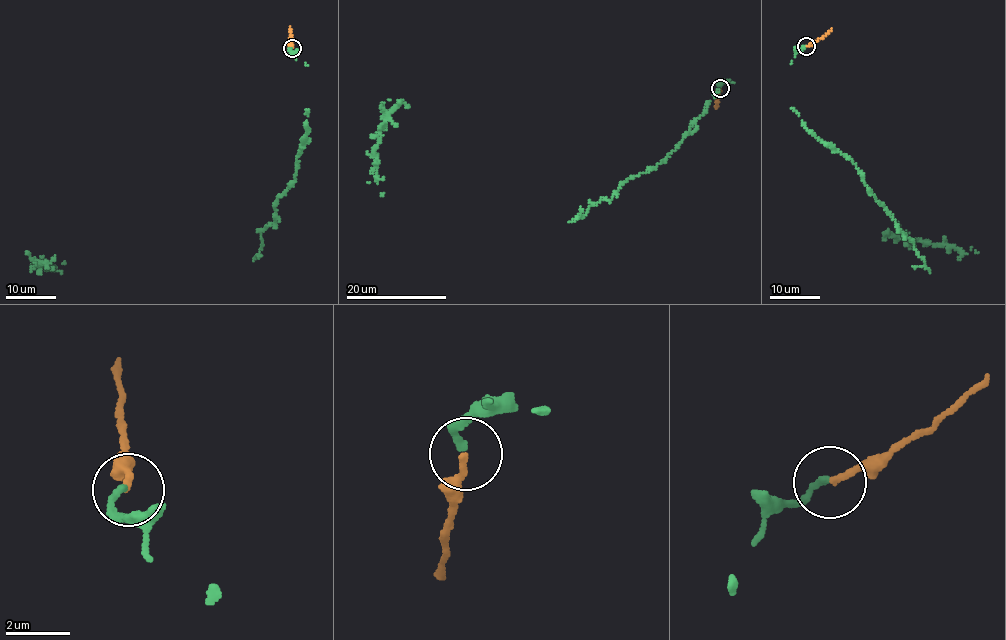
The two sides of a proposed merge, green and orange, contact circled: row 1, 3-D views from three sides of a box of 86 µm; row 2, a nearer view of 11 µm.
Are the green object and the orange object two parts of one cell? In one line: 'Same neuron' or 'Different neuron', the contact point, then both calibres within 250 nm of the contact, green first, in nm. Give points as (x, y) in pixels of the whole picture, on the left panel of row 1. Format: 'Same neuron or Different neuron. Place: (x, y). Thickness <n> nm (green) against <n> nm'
Same neuron. Place: (292, 48). Thickness 200 nm (green) against 200 nm

